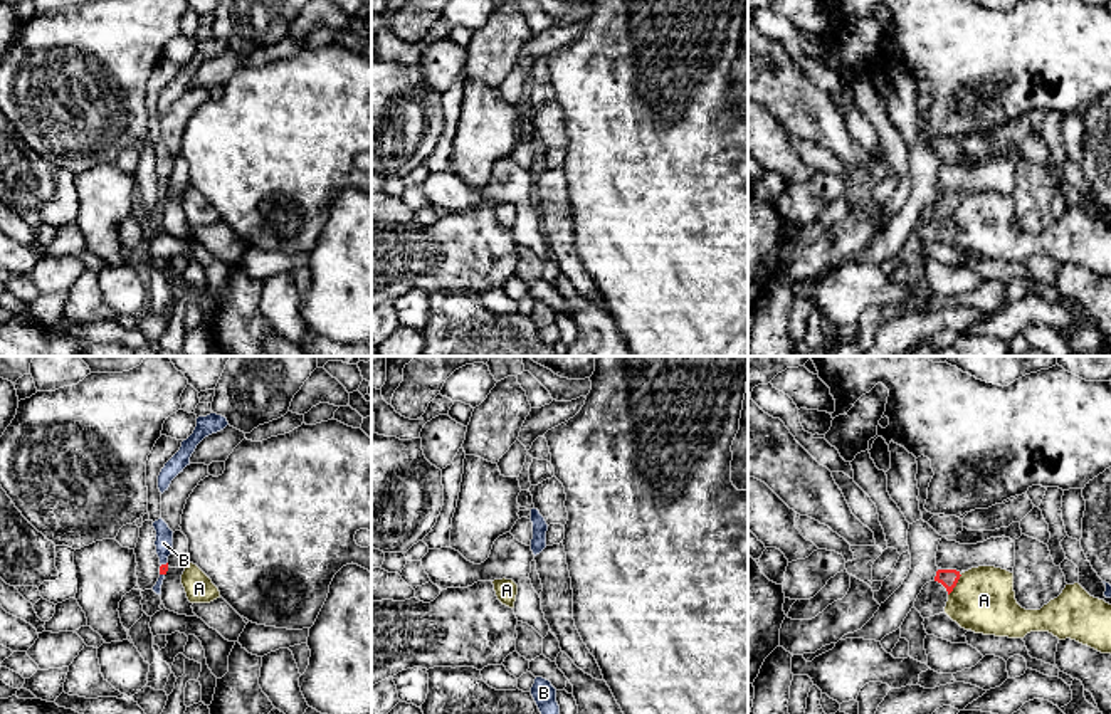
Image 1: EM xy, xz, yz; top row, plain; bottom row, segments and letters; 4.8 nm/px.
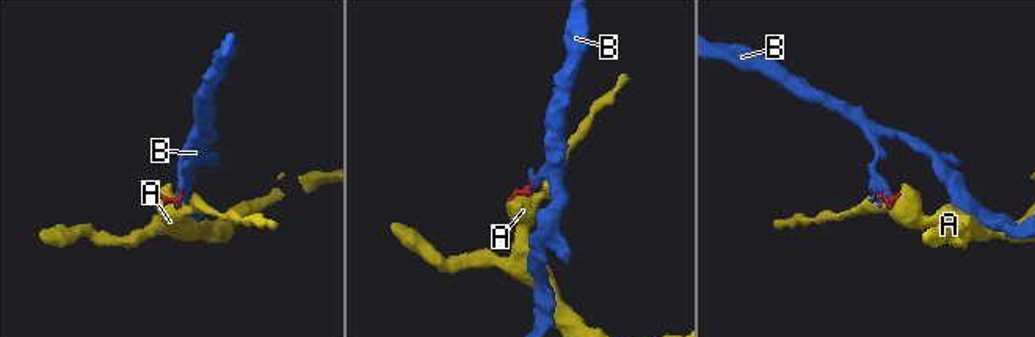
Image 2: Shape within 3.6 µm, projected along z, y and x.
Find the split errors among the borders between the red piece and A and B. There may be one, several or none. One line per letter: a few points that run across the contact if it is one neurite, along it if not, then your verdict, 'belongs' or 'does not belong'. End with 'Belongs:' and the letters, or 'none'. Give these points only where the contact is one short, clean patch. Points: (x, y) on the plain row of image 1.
A: line yz (962, 199), (948, 219); does not belong
B: line xy (163, 192), (163, 188), (163, 167); belongs
Belongs: B

